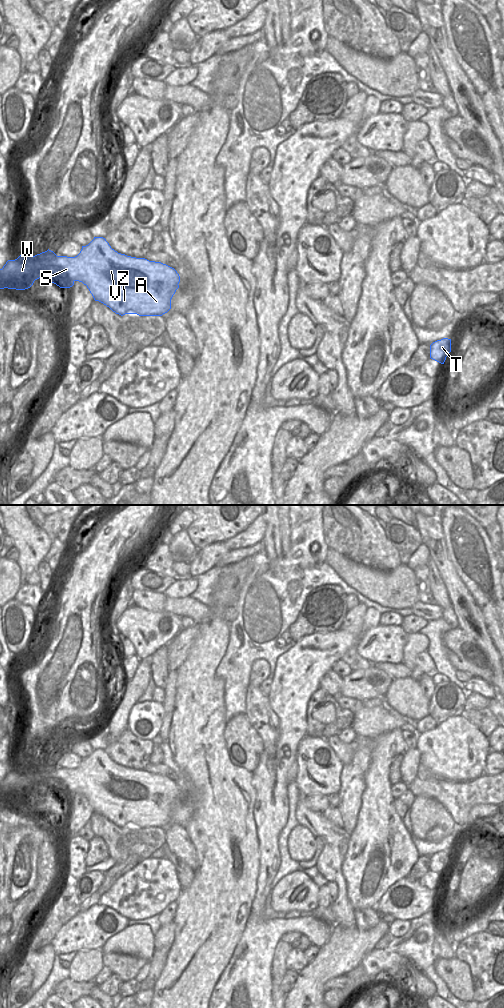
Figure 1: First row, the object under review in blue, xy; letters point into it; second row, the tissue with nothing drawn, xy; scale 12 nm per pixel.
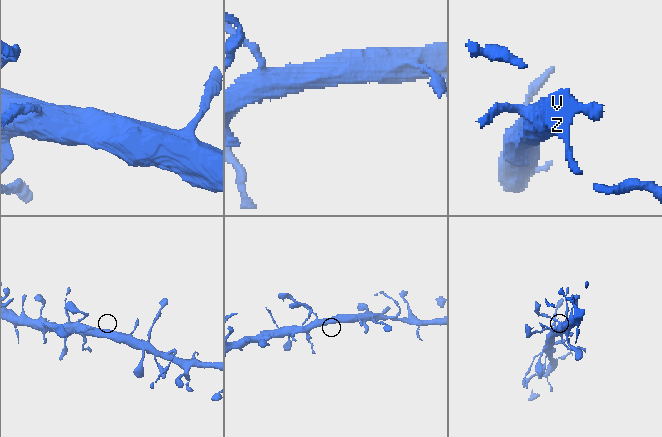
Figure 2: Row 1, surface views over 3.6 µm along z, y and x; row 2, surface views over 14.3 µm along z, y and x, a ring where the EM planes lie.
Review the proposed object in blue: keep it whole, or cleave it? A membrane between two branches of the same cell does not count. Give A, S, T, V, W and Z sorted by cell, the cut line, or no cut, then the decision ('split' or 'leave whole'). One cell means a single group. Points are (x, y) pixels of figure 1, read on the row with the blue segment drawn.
A S T V W Z | no cut | leave whole

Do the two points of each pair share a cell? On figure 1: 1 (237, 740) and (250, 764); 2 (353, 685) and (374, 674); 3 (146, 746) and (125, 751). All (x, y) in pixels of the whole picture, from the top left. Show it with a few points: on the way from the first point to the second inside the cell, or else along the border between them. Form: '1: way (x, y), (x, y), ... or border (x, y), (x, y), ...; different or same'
1: way (243, 746), (248, 758); same
2: way (358, 684), (364, 684), (369, 679); same
3: way (141, 750), (130, 751); same

